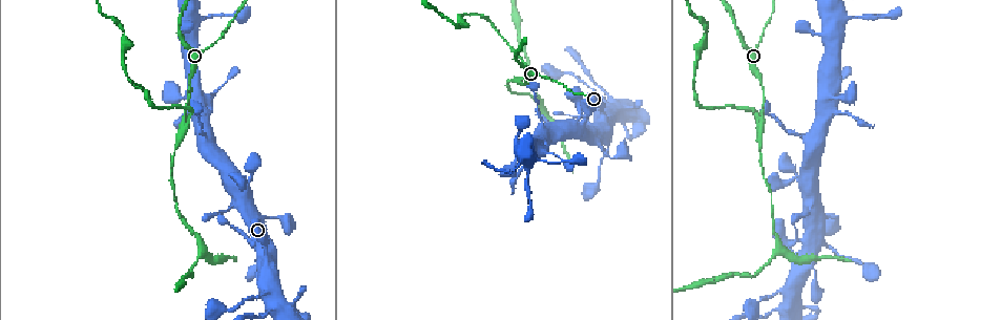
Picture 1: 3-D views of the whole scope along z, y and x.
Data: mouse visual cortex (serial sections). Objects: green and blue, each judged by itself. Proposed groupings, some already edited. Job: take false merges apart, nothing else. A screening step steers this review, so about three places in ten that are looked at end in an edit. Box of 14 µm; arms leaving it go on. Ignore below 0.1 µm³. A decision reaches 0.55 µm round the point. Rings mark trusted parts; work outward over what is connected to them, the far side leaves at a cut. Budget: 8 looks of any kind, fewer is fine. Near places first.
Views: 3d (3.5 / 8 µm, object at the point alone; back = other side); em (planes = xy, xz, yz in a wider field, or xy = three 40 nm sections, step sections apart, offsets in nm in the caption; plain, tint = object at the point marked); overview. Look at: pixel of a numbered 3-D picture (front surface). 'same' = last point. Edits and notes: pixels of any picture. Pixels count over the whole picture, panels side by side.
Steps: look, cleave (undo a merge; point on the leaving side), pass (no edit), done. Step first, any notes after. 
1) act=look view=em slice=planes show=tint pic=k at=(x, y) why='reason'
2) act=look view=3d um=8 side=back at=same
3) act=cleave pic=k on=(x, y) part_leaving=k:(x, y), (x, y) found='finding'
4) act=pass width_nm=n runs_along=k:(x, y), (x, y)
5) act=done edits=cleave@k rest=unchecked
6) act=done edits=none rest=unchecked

act=look view=3d um=3.5 pic=1 at=(575, 122) why='sharp bend'

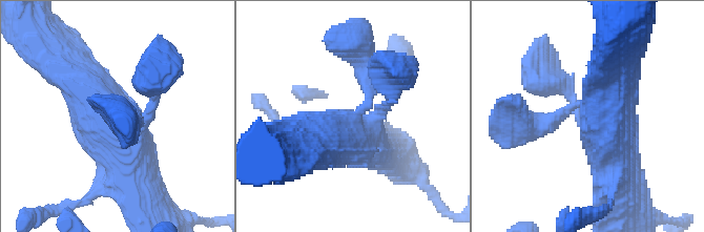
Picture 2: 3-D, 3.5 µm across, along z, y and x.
act=look view=em slice=xy step=1 show=tint pic=2 at=(354, 117)

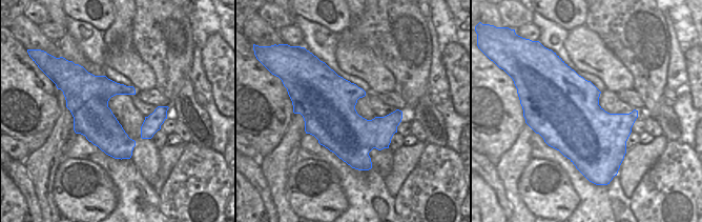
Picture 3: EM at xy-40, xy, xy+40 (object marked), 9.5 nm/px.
act=pass runs_along=2:(130, 175), (124, 143), (63, 59) found='all the same cell'

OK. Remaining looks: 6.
act=look view=3d um=3.5 pic=1 at=(270, 290) why='abrupt turn'

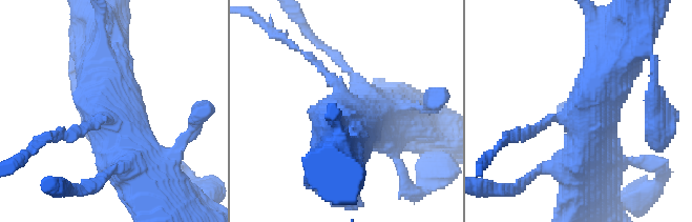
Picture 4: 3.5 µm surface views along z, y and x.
act=look view=em slice=xy step=3 show=tint pic=4 at=(569, 119)

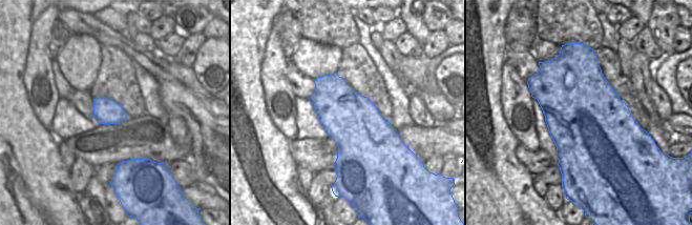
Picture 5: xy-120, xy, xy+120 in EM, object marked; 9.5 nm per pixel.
act=pass runs_along=4:(104, 58), (126, 161), (143, 177) found='one cell here'

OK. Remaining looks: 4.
act=look view=3d um=3.5 side=back pic=1 at=(183, 125) why='two arms in line, one across'

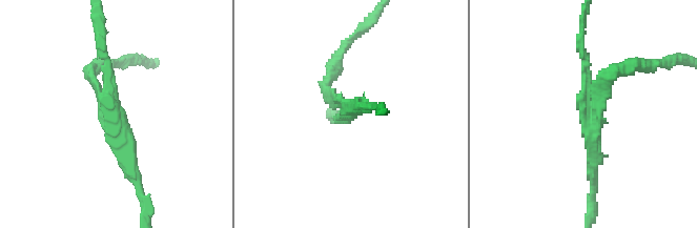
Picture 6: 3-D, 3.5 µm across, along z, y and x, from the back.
act=look view=em slice=xy step=1 show=tint pic=6 at=(586, 110) arms=3 arm_widths_nm=150,150,250

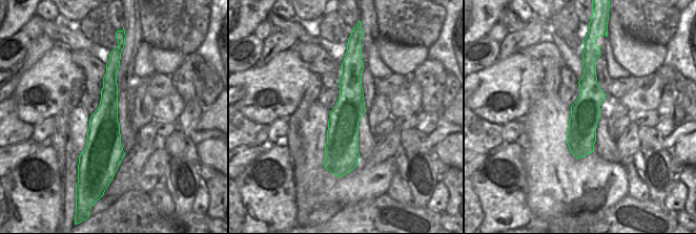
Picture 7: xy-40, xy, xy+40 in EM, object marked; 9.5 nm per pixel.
act=cleave pic=6 on=(606, 75) width_nm=300 part_leaving=6:(596, 110), (617, 68), (660, 62) found='a second cell is stuck on'

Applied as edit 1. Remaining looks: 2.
act=done edits=cleave@6 rest=unchecked

